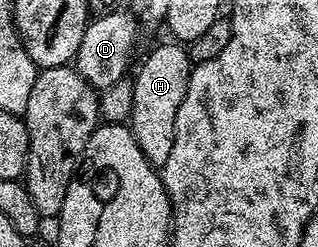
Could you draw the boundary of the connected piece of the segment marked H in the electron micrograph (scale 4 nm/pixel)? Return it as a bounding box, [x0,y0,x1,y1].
[129,40,193,168]

